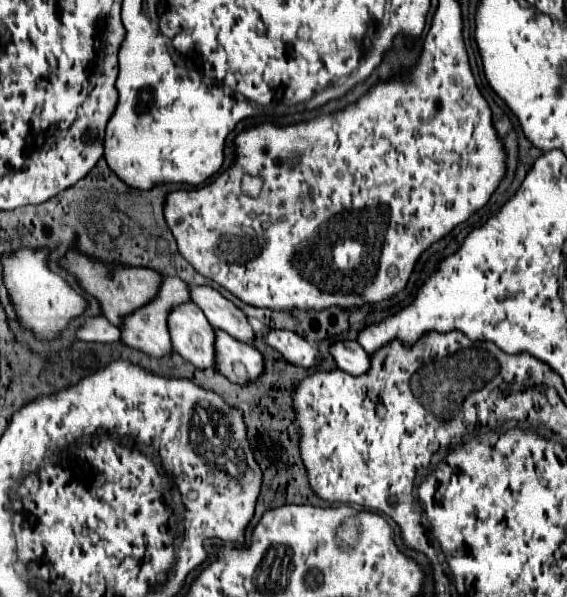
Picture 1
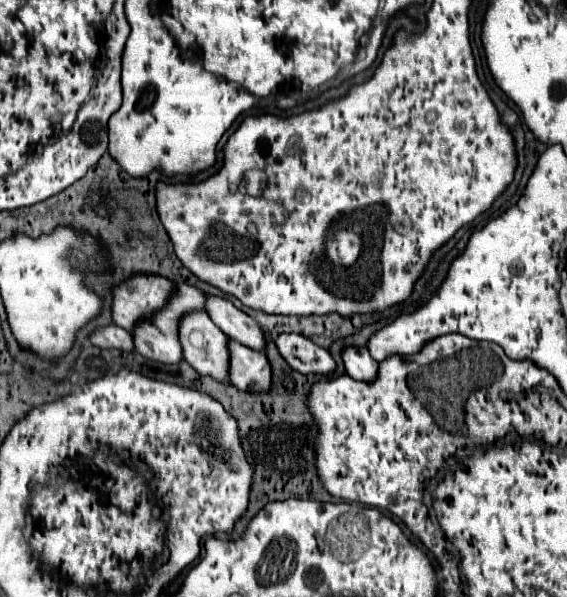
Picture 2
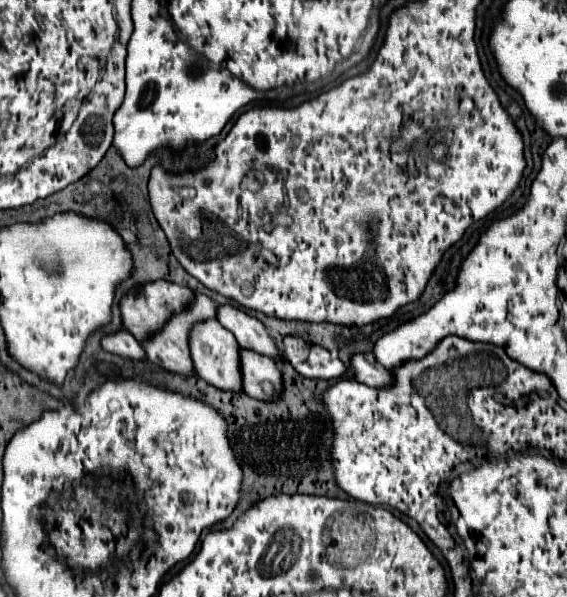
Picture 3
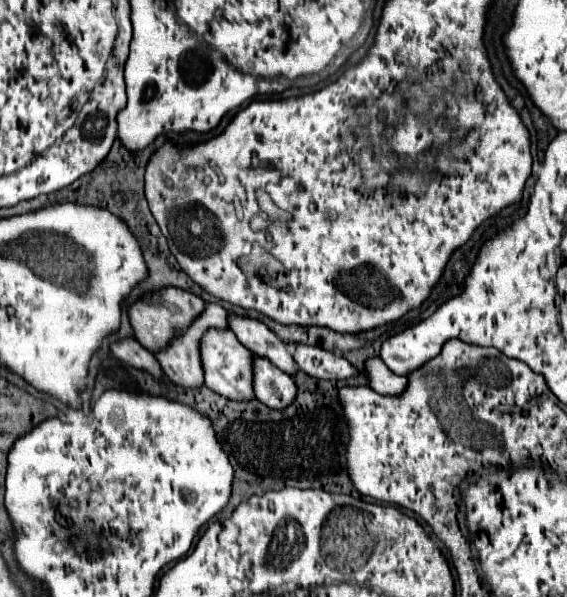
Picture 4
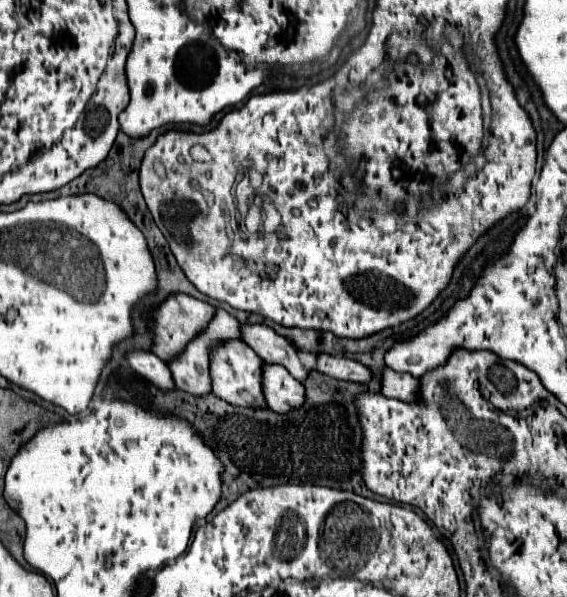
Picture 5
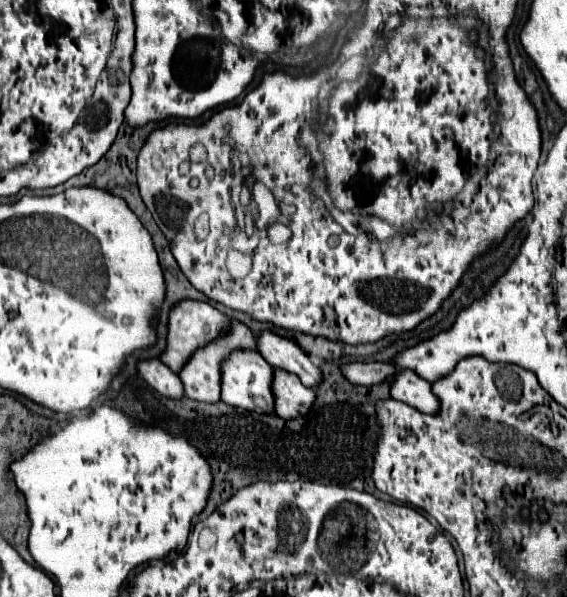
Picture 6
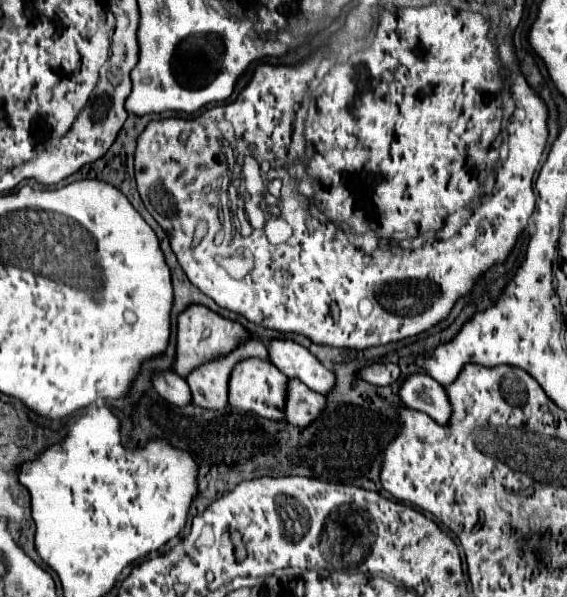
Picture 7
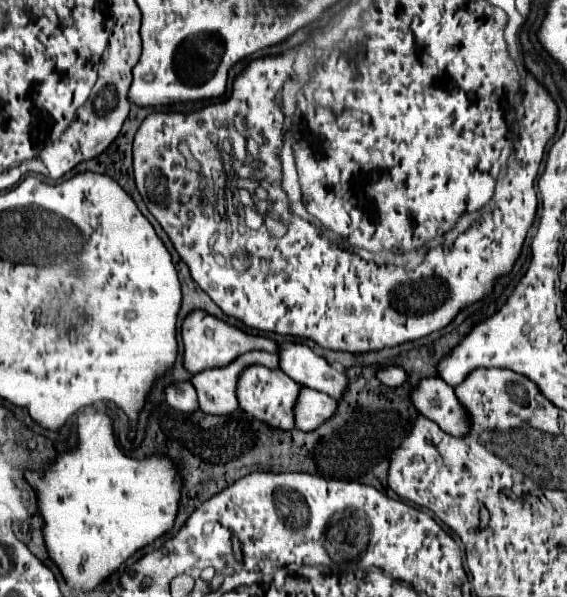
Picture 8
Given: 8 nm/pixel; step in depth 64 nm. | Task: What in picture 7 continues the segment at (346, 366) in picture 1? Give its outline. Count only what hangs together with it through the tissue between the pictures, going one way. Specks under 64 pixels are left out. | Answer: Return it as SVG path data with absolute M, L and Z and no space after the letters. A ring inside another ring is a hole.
M410 374L402 382L398 396L404 402L404 406L428 414L438 424L448 422L450 402L446 402L444 386L434 382L428 374Z

